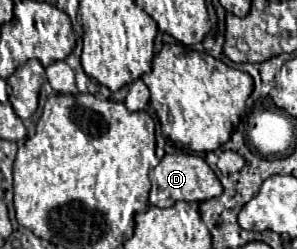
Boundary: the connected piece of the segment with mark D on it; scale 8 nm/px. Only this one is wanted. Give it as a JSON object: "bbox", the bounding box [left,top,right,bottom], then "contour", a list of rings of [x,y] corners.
{"bbox":[149,152,223,208],"contour":[[[185,152],[165,154],[161,158],[161,162],[151,170],[151,174],[153,174],[155,182],[151,184],[149,202],[157,208],[173,206],[179,200],[183,200],[183,202],[203,202],[203,200],[215,198],[223,192],[223,186],[219,184],[215,172],[197,154],[185,154]]]}

